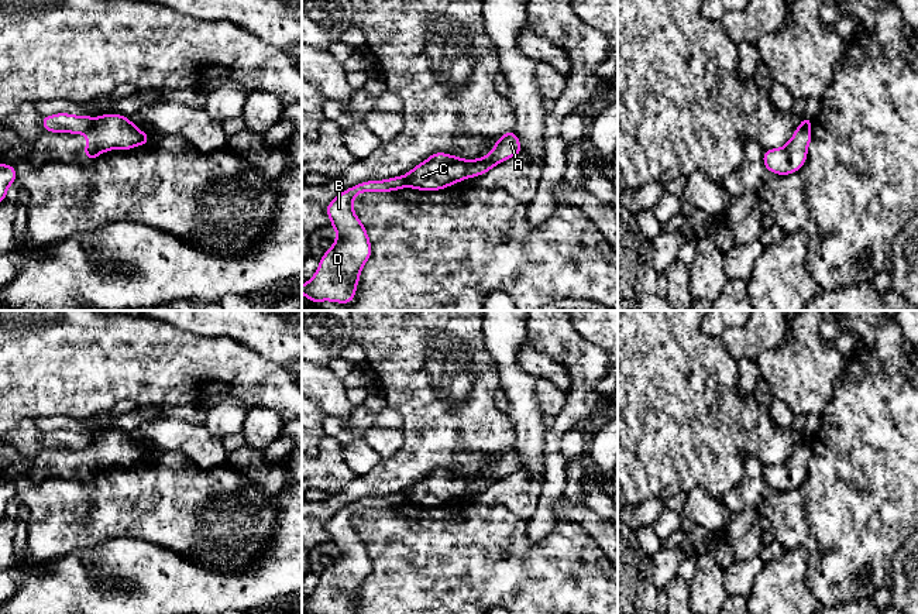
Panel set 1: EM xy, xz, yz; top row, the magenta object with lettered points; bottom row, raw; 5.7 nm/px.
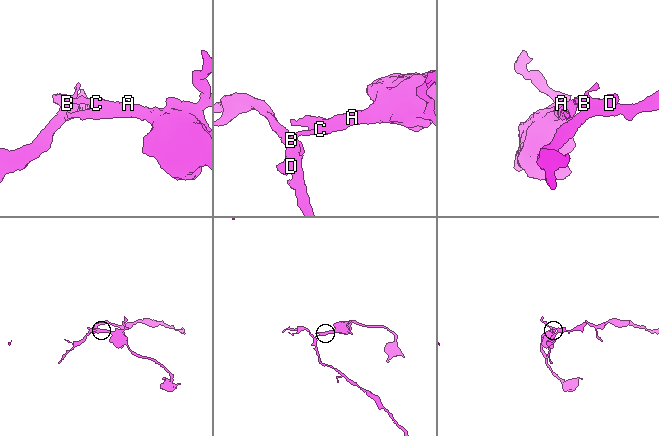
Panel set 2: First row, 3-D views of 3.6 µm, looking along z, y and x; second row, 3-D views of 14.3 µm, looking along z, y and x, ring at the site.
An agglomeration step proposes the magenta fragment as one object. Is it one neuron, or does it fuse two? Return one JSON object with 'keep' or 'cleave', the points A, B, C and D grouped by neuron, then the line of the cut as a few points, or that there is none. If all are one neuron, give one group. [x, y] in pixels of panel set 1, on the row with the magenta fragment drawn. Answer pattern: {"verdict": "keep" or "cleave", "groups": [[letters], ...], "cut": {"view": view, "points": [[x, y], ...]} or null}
{"verdict": "cleave", "groups": [["A", "C"], ["B", "D"]], "cut": {"view": "xy", "points": [[96, 119], [85, 131]]}}

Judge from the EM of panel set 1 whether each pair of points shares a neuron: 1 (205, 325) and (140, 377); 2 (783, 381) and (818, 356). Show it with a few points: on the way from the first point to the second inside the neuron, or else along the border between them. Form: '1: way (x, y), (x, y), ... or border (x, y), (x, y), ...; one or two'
1: border (169, 325), (200, 335), (226, 336), (229, 339); two
2: way (791, 376), (801, 373), (810, 364); one

